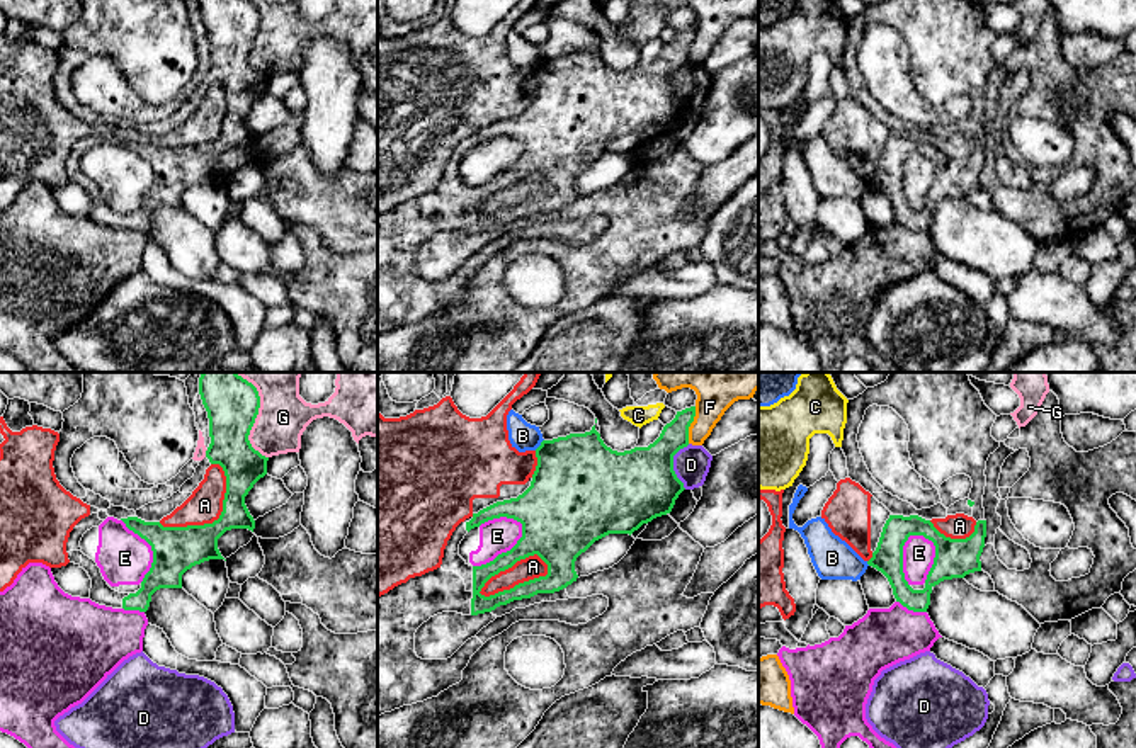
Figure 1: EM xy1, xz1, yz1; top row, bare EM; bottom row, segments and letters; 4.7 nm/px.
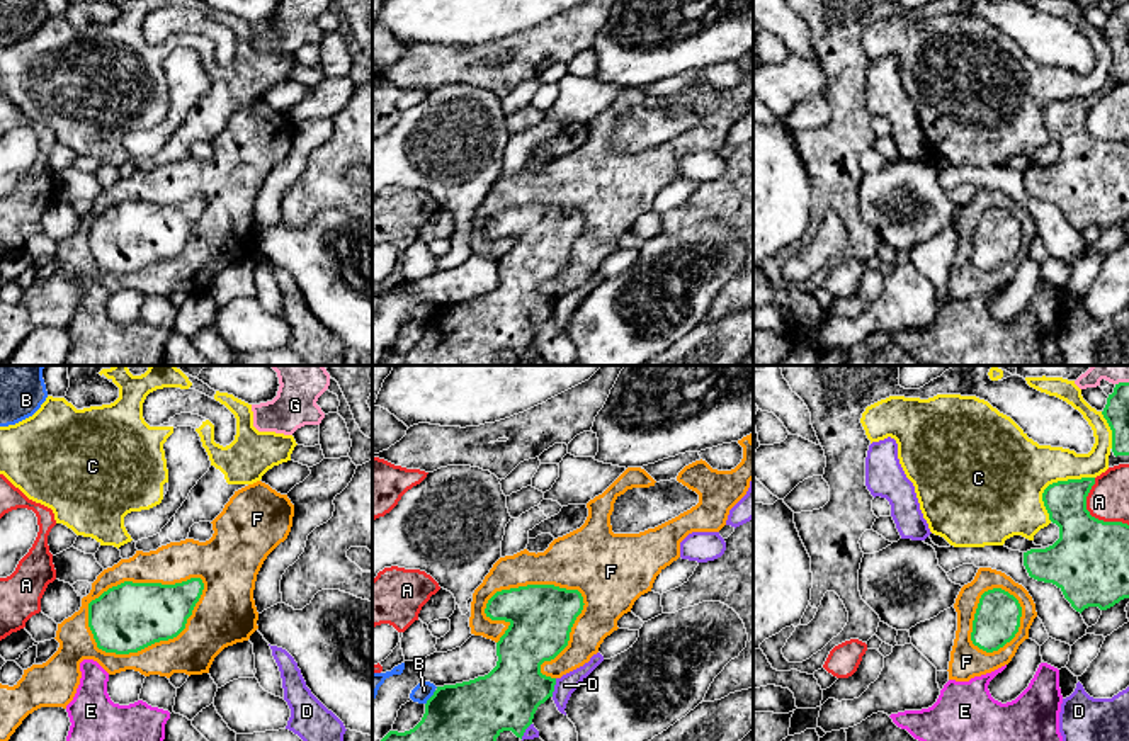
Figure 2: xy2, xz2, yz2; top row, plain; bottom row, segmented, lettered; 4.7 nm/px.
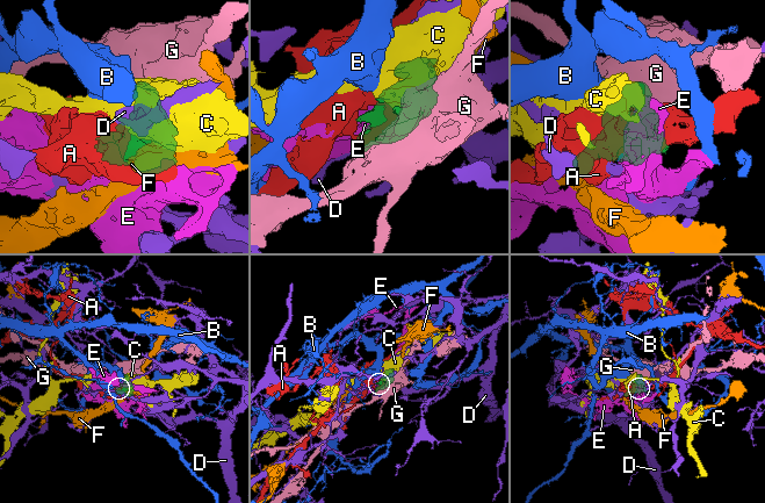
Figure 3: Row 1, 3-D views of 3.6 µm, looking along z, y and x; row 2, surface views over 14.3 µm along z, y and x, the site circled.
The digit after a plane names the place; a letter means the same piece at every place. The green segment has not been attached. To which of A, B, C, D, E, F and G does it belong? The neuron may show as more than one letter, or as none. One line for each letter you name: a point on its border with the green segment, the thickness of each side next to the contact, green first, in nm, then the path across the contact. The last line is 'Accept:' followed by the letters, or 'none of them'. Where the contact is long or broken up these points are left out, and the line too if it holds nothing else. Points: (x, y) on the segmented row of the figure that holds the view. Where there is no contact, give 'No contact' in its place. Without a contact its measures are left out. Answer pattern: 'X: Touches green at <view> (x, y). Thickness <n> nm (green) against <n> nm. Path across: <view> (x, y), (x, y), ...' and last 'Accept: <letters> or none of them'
Accept: none of them

